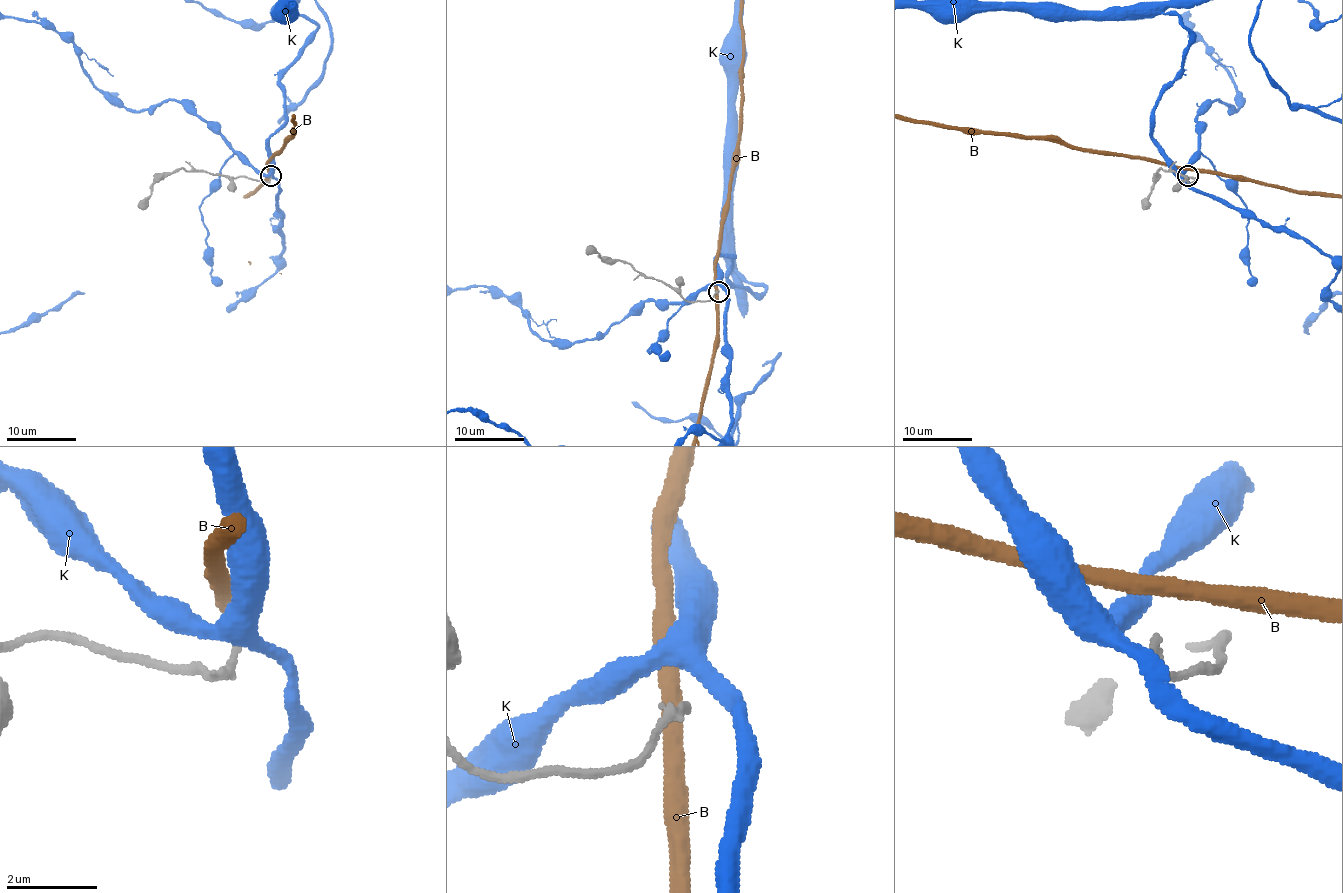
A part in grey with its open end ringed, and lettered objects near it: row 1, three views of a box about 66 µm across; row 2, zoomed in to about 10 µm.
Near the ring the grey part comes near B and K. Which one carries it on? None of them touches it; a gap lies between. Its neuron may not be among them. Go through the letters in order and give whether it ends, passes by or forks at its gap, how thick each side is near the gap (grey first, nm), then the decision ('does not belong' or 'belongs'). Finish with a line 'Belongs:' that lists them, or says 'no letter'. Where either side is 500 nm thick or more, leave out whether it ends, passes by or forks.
B: it passes by | 160/400 nm | does not belong
K: it passes by | 160/400 nm | does not belong
Belongs: no letter

